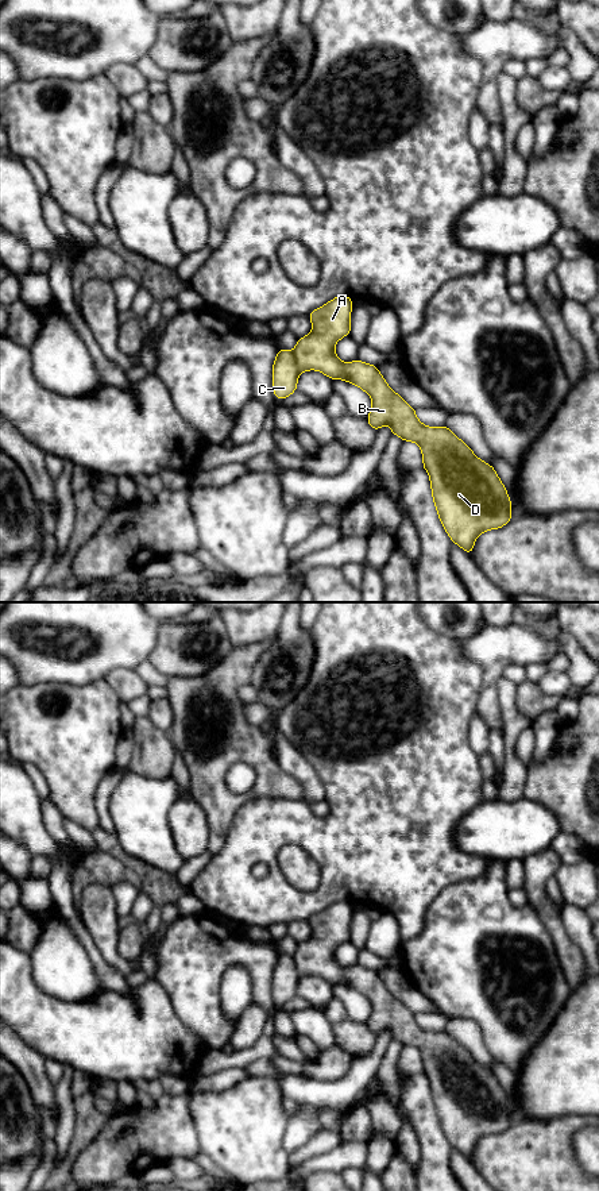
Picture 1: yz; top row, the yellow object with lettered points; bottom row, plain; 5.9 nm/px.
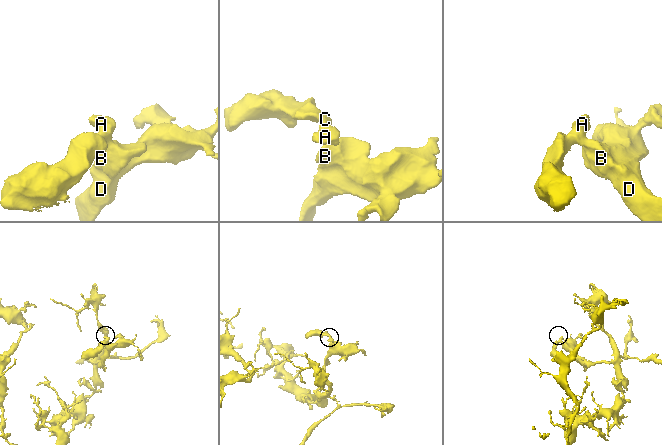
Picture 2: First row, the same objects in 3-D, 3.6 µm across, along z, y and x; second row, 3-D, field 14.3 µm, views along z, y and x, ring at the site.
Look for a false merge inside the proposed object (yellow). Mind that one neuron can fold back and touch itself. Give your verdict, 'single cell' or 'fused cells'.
fused cells

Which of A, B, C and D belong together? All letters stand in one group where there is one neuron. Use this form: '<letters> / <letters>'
A B D / C

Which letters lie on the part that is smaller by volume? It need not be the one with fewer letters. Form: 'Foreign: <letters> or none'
Foreign: C

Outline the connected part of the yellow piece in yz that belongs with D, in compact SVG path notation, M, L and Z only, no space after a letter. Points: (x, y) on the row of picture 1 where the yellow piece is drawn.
M337 296L318 309L309 313L313 331L298 339L294 355L301 371L317 370L331 379L344 379L359 386L372 400L367 423L375 431L387 424L391 433L403 442L414 442L421 447L422 467L428 471L437 514L451 540L460 546L468 555L476 537L490 529L505 527L513 517L511 501L507 490L491 465L479 459L472 450L460 440L448 427L426 427L416 416L411 408L384 381L378 367L359 359L341 362L336 352L337 340L351 332L352 298Z

